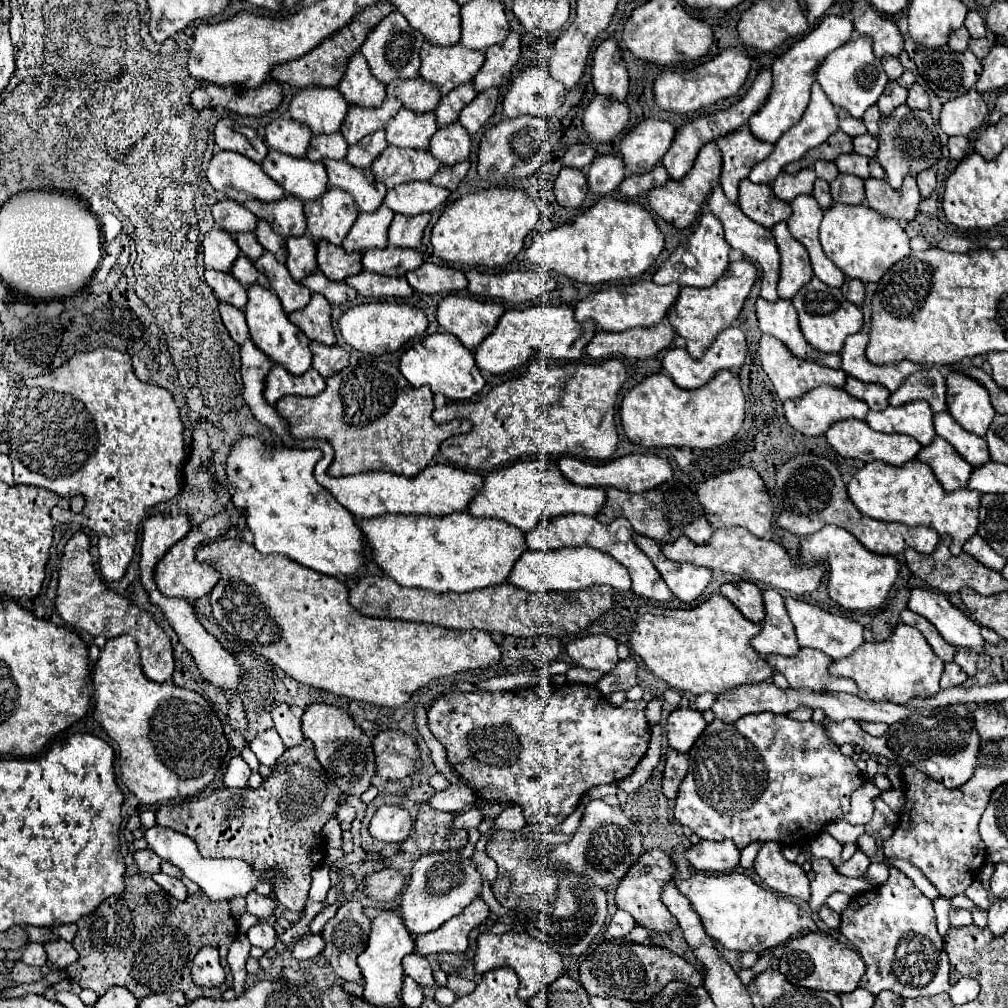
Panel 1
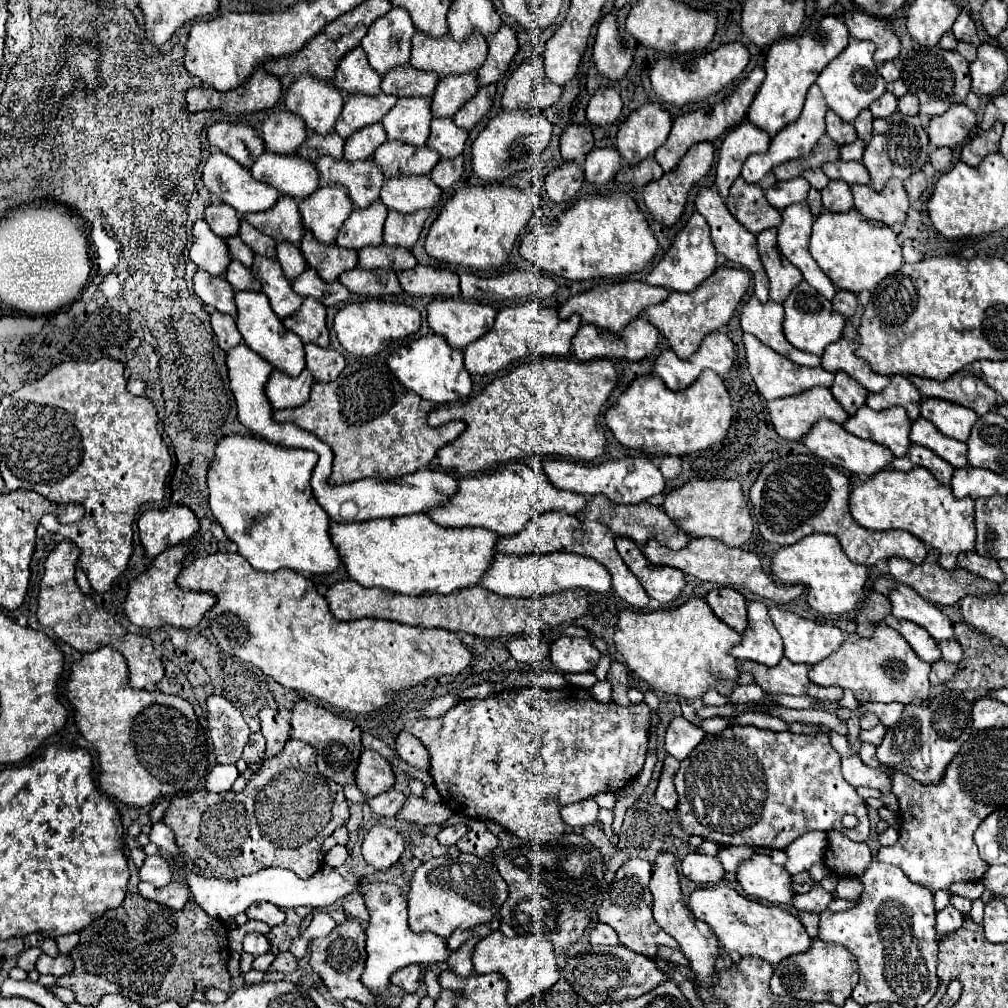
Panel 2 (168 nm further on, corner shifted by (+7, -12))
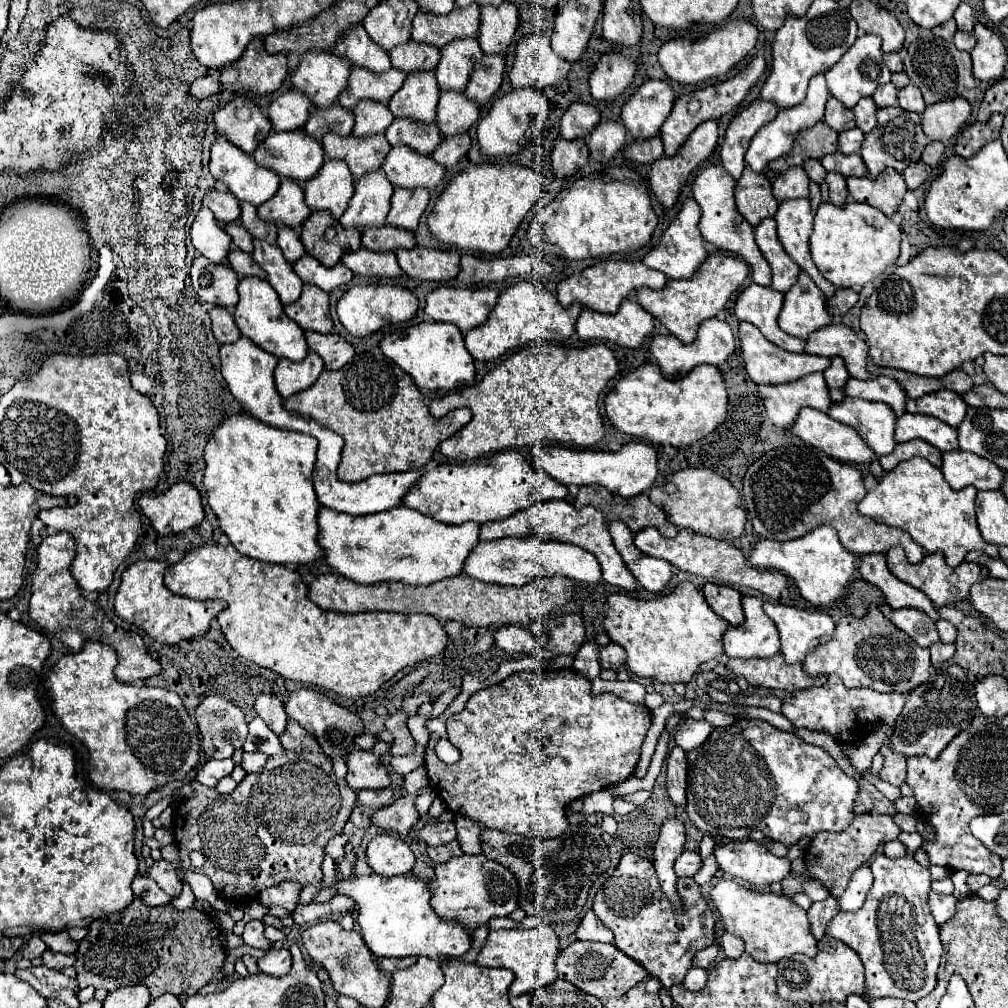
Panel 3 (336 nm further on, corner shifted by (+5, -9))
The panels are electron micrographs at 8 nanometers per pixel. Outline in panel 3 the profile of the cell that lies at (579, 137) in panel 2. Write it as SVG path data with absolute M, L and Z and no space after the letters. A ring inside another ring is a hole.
M572 103L560 119L560 135L564 139L586 137L600 123L600 111L590 103Z

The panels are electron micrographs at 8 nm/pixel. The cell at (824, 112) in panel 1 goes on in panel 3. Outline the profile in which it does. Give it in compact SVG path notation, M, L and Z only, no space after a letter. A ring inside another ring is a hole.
M814 75L814 79L810 79L810 85L808 85L808 93L806 93L806 99L790 109L780 109L776 119L770 121L766 127L762 127L754 139L750 141L750 147L746 151L746 163L754 169L754 171L762 171L772 159L778 159L782 155L786 155L792 147L792 135L796 135L800 129L806 129L806 127L812 127L812 123L818 123L824 119L824 107L826 107L826 101L828 101L828 89L826 89L826 79L824 75Z

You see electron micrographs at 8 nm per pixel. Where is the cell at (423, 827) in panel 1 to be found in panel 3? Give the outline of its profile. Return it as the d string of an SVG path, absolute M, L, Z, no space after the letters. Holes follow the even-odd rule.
M450 841L448 845L442 845L442 847L428 847L428 855L434 863L446 863L450 857L462 855L462 849L458 841Z

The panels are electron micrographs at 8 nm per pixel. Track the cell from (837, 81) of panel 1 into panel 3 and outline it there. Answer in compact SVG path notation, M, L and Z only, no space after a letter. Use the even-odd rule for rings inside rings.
M874 33L860 35L856 39L856 43L844 53L844 57L830 71L826 71L826 81L828 81L830 93L846 107L854 107L862 97L870 97L876 91L876 87L888 83L890 71L888 71L886 63L882 61L880 37Z

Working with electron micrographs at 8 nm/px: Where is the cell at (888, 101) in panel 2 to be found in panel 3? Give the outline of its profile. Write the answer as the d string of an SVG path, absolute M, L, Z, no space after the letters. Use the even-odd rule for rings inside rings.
M886 83L886 85L882 85L882 87L878 87L874 91L872 99L874 99L874 103L878 107L890 107L890 105L896 105L898 103L896 101L896 93L898 93L898 89L892 83Z

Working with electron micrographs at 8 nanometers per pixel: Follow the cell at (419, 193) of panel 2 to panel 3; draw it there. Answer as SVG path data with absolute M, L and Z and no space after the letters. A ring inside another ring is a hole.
M402 145L392 147L386 155L382 169L394 187L426 187L434 189L444 177L444 165L436 163L430 155L418 155L414 149Z

